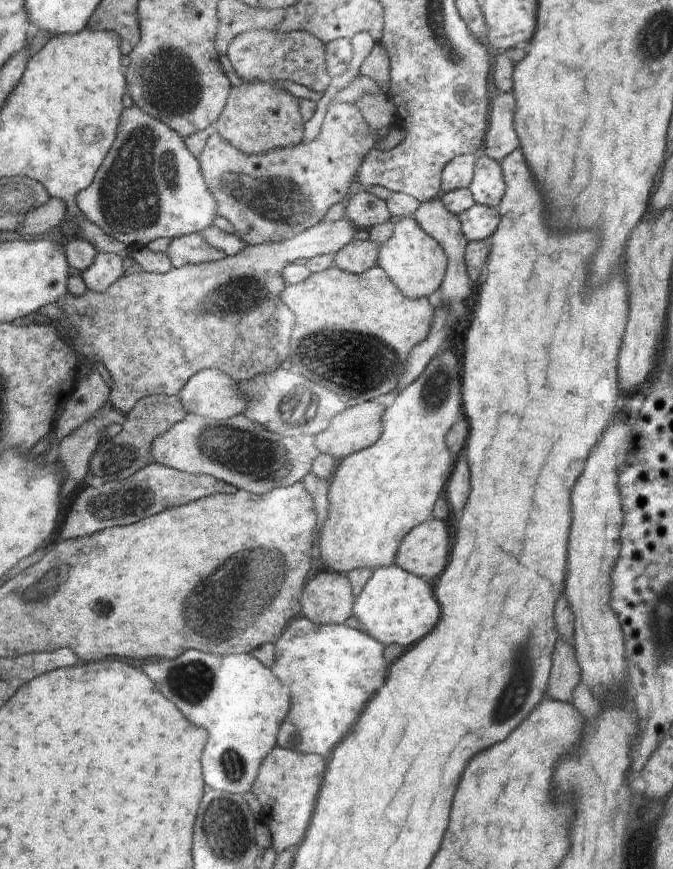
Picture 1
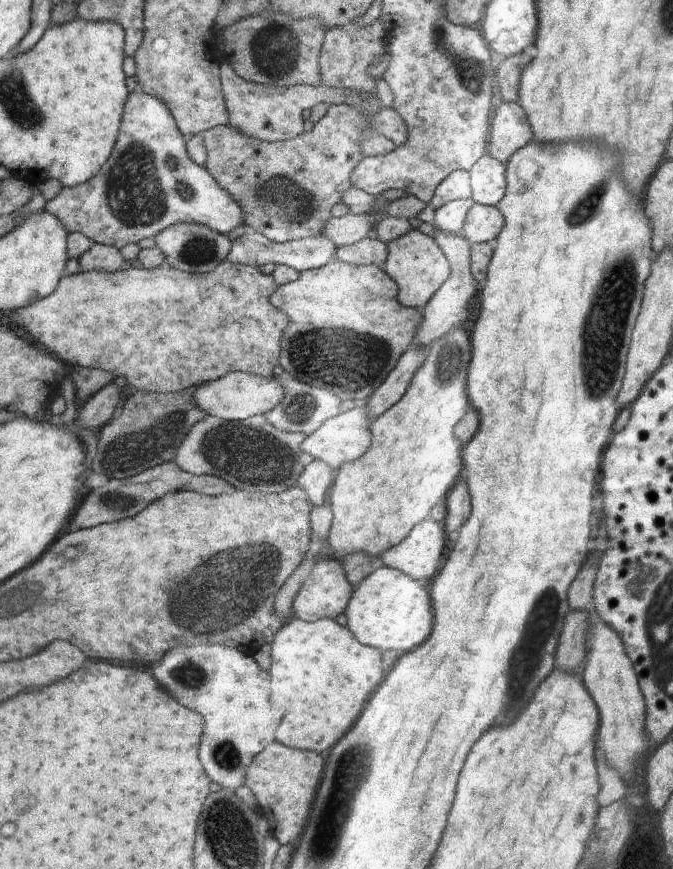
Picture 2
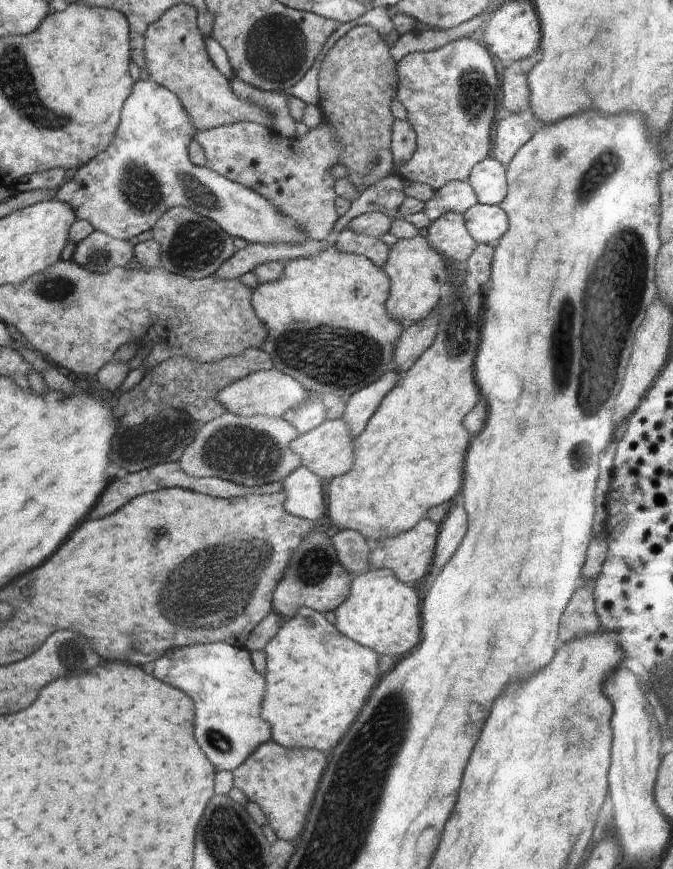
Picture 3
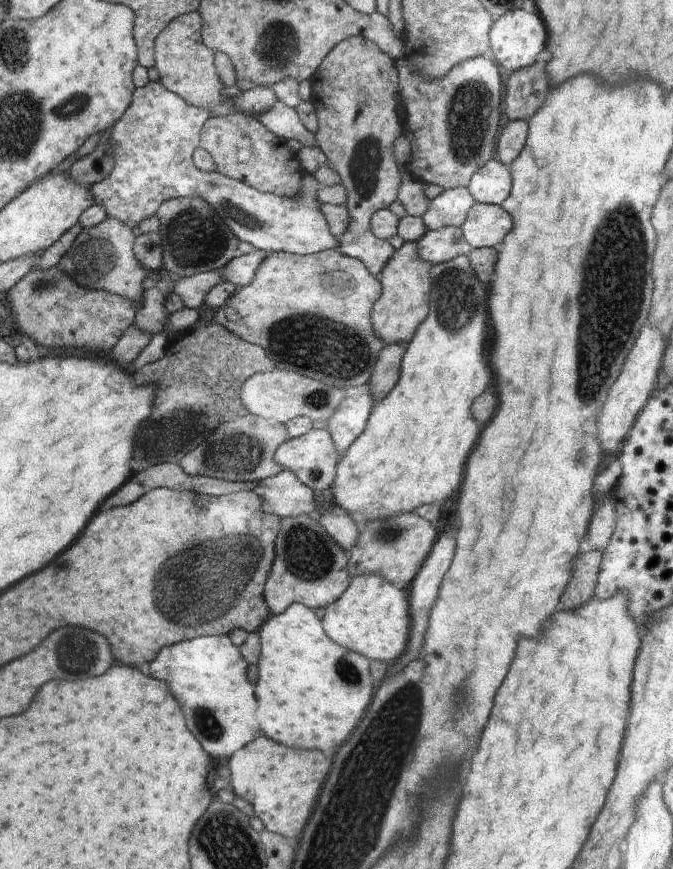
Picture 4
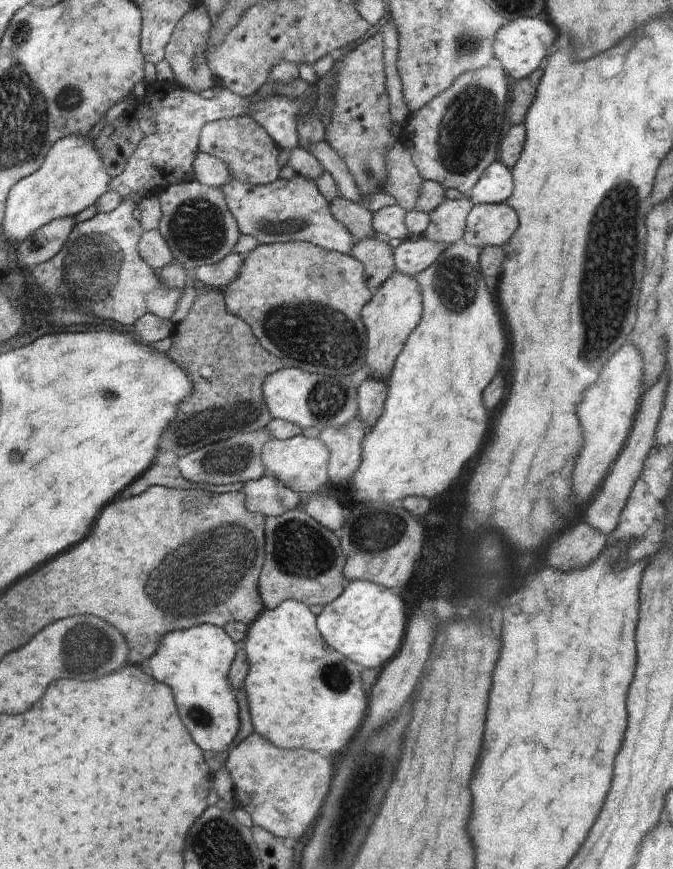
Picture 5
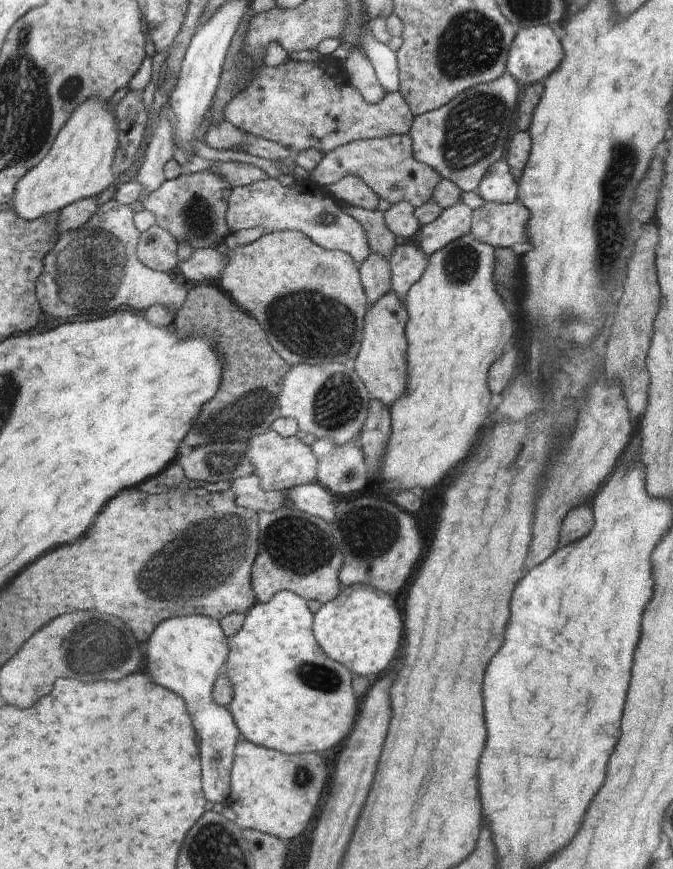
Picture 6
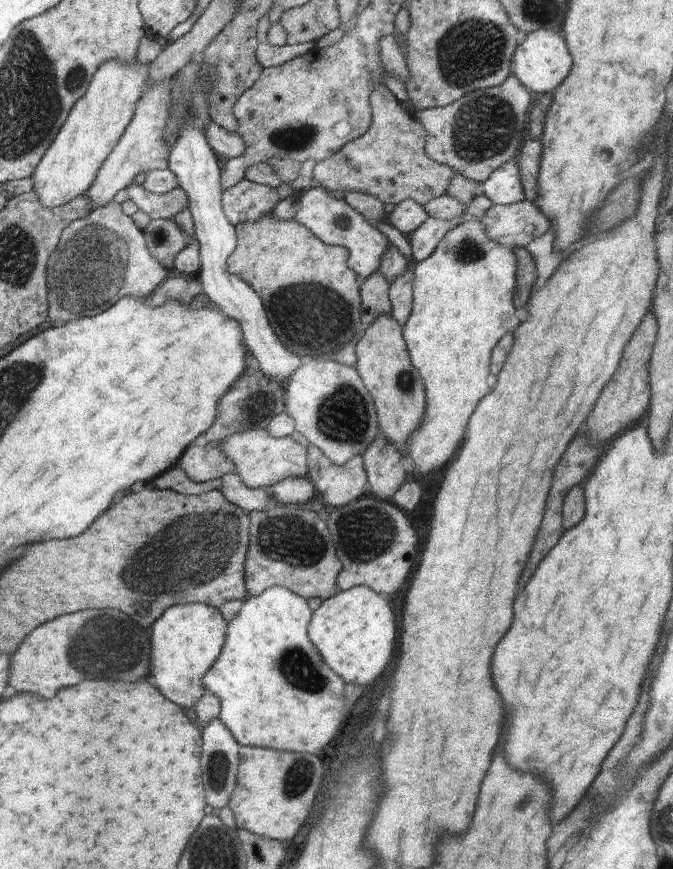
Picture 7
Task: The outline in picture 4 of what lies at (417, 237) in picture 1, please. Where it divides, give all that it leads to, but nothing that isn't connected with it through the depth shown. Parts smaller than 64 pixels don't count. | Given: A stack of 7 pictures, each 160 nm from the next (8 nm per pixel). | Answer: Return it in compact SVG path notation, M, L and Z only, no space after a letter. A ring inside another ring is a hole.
M411 241L404 242L393 258L386 264L379 279L382 295L373 305L370 312L370 322L373 324L374 336L389 344L407 344L416 335L422 322L429 315L430 294L432 292L432 264L418 256L417 244Z

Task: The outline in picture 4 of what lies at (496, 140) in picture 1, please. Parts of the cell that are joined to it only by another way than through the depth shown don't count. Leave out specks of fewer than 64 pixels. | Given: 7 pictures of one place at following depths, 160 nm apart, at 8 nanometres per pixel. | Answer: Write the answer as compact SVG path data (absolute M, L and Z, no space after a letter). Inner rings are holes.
M526 120L510 121L502 136L498 136L498 161L501 161L509 169L525 149L525 141L528 139L529 124Z

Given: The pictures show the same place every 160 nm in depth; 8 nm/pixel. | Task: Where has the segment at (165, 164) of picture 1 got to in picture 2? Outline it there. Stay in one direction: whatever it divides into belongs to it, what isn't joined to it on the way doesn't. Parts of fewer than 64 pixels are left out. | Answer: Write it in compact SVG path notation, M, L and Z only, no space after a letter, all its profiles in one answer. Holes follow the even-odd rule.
M138 88L130 93L125 105L122 136L117 136L118 148L114 148L114 156L109 156L110 164L106 164L106 168L101 168L101 172L86 183L61 189L59 195L45 204L44 210L57 217L68 232L80 233L94 243L116 248L132 242L136 244L142 238L154 238L176 223L204 225L223 235L233 228L244 226L242 209L237 201L218 184L217 179L205 167L196 164L189 157L185 145L187 138L177 127L177 121L161 99Z

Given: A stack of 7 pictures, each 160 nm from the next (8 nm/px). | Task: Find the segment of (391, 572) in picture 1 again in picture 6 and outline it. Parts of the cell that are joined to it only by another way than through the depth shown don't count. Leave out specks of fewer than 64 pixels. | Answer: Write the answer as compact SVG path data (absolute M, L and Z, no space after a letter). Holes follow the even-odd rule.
M350 585L345 587L336 599L324 603L318 610L313 619L313 635L331 659L350 668L350 672L356 672L360 676L370 676L370 674L380 674L394 660L402 642L402 618L400 612L396 610L394 600L388 594L384 594L384 591L370 585Z

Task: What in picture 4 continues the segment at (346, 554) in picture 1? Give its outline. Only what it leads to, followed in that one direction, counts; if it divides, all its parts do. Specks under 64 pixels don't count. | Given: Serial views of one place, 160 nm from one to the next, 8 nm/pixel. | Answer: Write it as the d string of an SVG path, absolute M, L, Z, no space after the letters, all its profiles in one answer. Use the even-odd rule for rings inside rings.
M469 254L433 265L432 270L430 270L430 276L432 277L432 292L430 294L429 315L426 316L421 327L417 329L413 339L406 344L406 350L404 350L404 356L402 356L402 361L400 362L398 382L396 382L396 385L384 400L374 404L366 429L348 448L346 456L340 457L337 479L333 485L334 500L337 504L337 510L345 511L348 515L360 512L360 514L364 514L366 520L378 520L378 518L386 518L386 516L414 512L422 504L430 504L430 502L436 502L436 500L446 500L452 494L452 490L456 490L462 484L468 454L470 454L470 450L476 444L478 424L476 424L476 420L470 414L470 406L472 406L474 398L480 396L488 388L488 382L490 382L490 366L488 366L488 358L486 358L486 336L484 336L486 334L486 316L488 316L488 296L486 296L486 292L484 292L484 288L480 284L480 278L476 278L476 272L474 272Z

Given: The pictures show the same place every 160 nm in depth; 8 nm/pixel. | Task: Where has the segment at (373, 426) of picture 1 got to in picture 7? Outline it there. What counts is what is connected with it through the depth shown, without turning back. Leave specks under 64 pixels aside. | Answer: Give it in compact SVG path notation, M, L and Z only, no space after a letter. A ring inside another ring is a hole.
M256 429L234 433L226 437L225 442L219 446L233 460L236 473L246 486L270 489L286 478L308 476L308 449L291 436L274 437L267 429Z

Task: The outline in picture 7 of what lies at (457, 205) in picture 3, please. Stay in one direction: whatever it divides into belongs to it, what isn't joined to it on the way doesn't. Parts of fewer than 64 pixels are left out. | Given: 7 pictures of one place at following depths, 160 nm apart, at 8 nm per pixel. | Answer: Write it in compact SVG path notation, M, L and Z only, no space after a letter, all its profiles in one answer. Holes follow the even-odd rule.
M466 212L452 220L426 217L426 220L408 236L412 249L412 261L419 263L421 260L428 259L437 250L437 247L444 240L447 233L460 223L470 220L470 218L471 216Z

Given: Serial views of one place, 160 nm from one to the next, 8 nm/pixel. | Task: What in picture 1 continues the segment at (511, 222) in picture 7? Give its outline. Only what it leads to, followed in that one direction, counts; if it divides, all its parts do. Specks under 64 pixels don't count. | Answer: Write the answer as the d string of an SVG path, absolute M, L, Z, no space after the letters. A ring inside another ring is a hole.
M476 202L457 217L468 241L483 241L497 230L501 222L497 209Z

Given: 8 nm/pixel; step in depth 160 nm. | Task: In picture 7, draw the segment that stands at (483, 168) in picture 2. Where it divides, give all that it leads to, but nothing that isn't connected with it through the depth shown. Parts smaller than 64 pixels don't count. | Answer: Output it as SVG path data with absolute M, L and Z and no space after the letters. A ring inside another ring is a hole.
M516 159L509 160L508 163L504 163L501 167L498 167L482 183L482 186L484 187L483 194L494 205L509 205L525 199Z

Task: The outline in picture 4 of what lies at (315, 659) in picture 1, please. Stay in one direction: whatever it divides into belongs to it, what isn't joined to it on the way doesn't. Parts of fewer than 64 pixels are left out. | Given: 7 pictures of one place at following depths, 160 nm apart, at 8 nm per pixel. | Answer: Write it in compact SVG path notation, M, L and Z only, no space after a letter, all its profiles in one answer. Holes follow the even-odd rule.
M301 603L290 604L282 614L270 614L258 630L258 636L258 696L262 696L262 704L258 704L258 724L262 724L266 736L290 748L318 748L328 754L338 752L360 718L368 712L372 698L377 695L380 683L374 680L374 660L352 652L350 648L346 650L344 646L330 640L314 612Z

